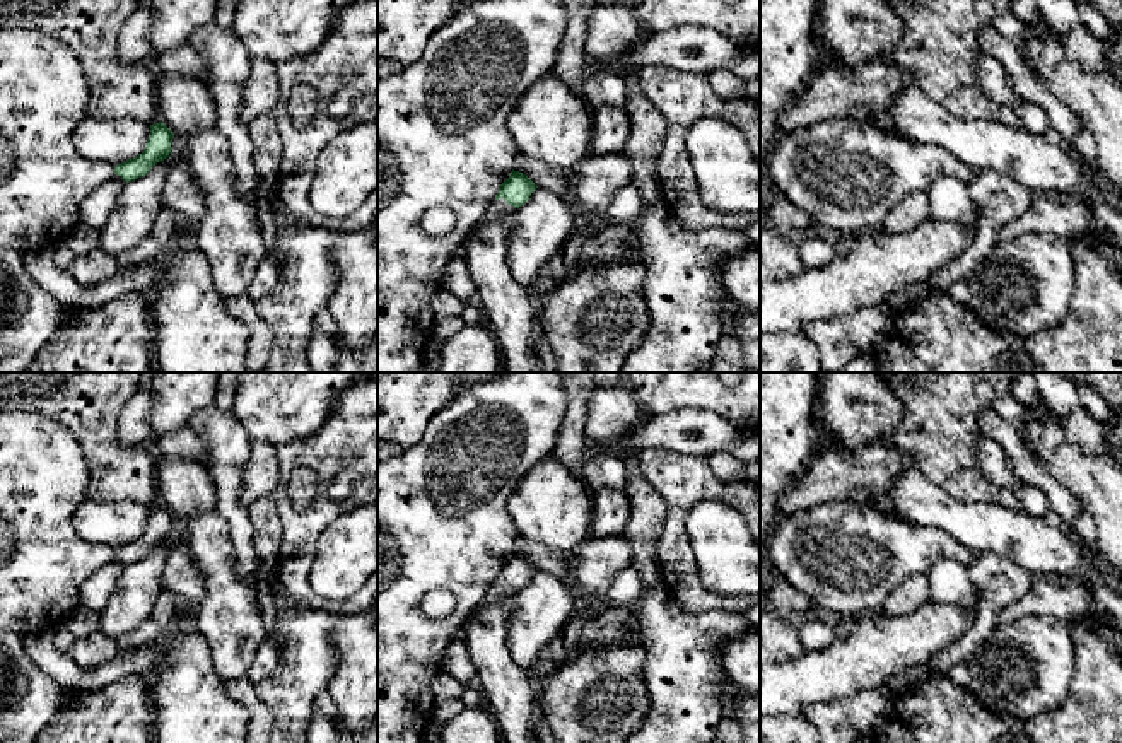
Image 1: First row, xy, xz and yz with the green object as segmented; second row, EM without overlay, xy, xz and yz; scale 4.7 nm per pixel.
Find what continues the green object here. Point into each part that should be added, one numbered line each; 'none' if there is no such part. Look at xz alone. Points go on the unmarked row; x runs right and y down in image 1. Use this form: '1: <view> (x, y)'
1: xz (496, 590)

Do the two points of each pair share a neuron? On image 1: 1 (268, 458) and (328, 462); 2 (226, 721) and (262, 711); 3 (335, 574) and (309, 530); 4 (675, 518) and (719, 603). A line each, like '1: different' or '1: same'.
1: different
2: different
3: different
4: same

